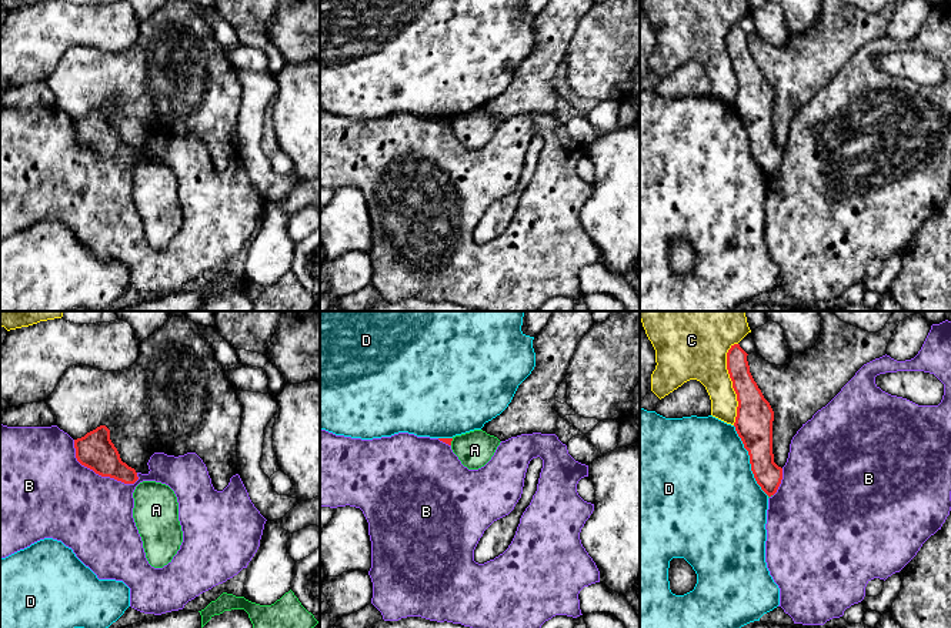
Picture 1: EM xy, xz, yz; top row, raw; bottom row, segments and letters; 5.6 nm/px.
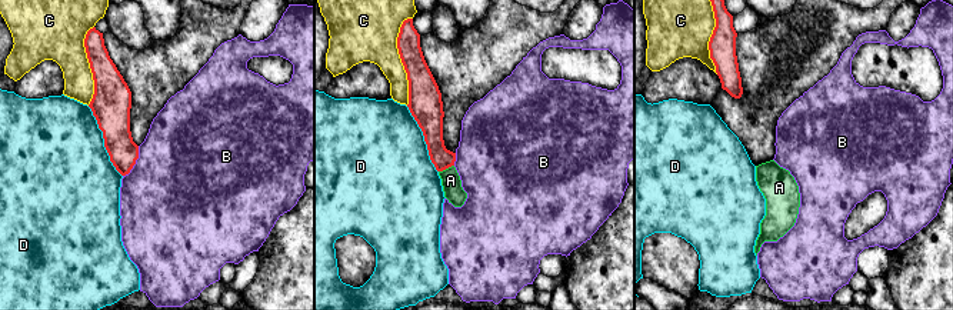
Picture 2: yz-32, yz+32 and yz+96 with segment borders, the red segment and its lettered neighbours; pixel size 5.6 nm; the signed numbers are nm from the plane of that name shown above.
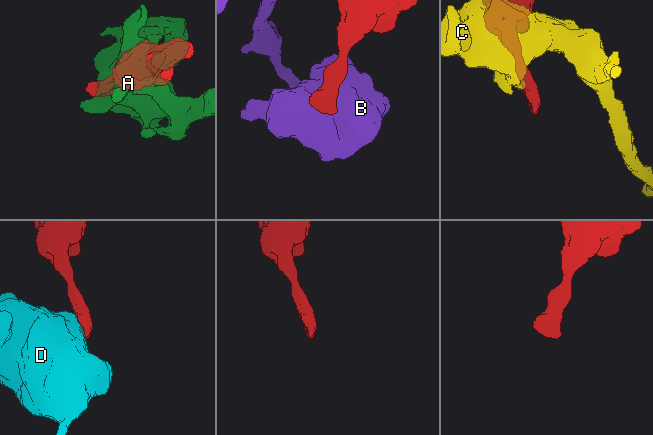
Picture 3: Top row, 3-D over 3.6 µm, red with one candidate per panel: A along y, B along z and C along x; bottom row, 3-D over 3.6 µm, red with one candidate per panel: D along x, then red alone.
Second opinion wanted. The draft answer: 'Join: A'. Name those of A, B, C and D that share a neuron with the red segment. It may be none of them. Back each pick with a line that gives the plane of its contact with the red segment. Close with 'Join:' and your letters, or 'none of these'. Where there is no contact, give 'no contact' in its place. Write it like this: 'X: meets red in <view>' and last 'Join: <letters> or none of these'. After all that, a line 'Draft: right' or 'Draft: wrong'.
Join: none of these
Draft: wrong

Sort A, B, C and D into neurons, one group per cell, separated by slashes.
A / B / C / D

